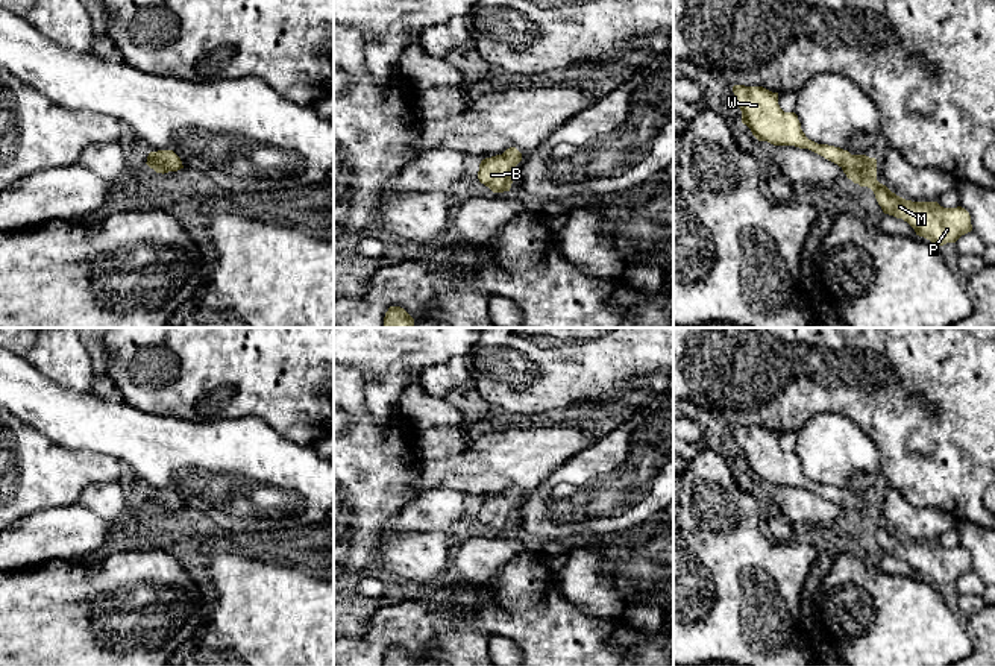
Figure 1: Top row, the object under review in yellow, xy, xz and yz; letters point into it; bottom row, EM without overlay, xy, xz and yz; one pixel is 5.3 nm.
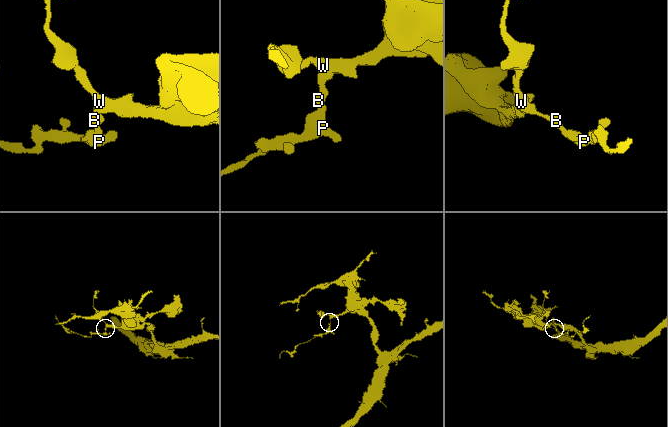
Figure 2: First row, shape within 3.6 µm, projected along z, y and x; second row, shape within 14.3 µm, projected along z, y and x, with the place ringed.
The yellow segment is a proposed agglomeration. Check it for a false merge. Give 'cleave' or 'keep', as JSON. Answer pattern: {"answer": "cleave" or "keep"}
{"answer": "keep"}

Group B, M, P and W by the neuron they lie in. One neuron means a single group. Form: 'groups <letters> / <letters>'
groups B M P W

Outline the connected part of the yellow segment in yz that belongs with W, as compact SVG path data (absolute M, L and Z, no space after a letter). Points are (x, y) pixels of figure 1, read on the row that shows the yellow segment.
M733 86L734 100L746 124L758 141L774 146L808 149L837 164L848 179L874 191L884 214L902 218L916 235L936 246L956 243L972 231L971 215L962 208L943 208L937 202L912 202L892 193L877 181L877 159L866 155L851 155L840 147L818 144L805 137L795 112L784 112L778 105L778 93L763 86Z

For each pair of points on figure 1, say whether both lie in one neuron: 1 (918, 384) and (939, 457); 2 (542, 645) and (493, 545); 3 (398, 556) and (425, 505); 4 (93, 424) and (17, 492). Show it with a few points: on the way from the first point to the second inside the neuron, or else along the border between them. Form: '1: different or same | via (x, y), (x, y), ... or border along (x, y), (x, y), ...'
1: same | via (936, 402), (939, 405), (939, 439)
2: different | border along (528, 549), (505, 563), (490, 583), (475, 584)
3: different | border along (382, 527), (390, 536), (434, 530), (445, 531)
4: different | border along (35, 431), (58, 445), (102, 454)

